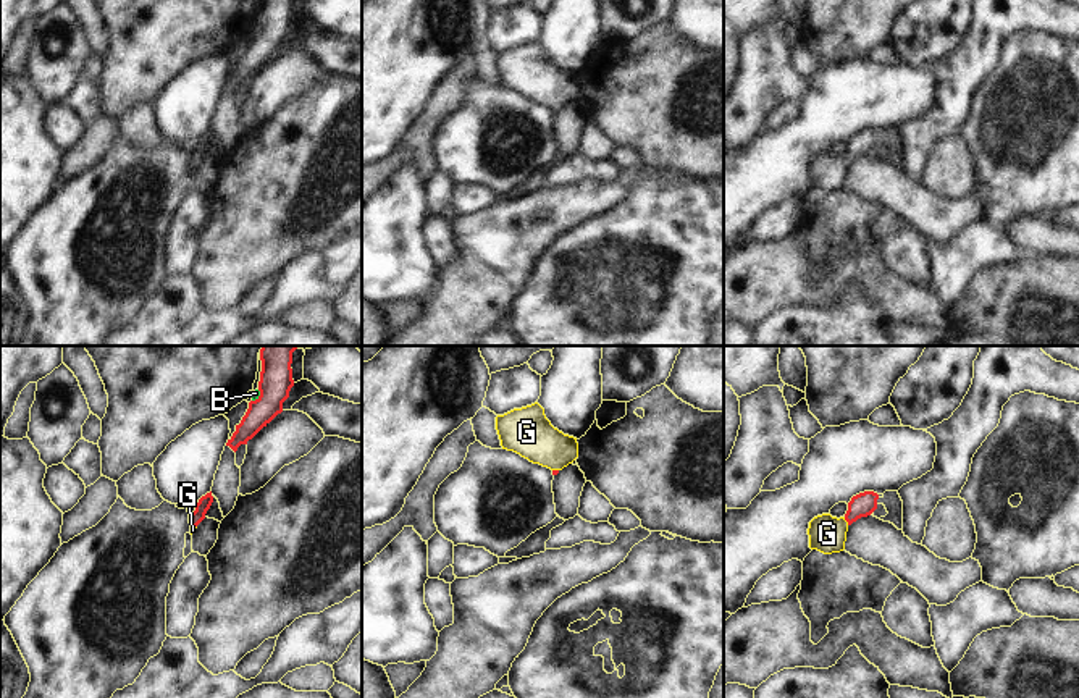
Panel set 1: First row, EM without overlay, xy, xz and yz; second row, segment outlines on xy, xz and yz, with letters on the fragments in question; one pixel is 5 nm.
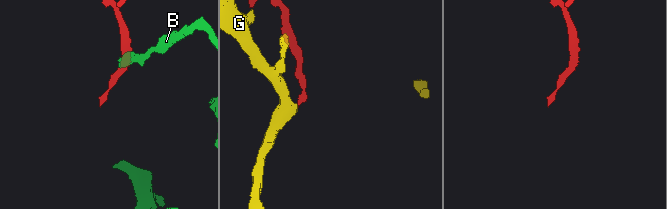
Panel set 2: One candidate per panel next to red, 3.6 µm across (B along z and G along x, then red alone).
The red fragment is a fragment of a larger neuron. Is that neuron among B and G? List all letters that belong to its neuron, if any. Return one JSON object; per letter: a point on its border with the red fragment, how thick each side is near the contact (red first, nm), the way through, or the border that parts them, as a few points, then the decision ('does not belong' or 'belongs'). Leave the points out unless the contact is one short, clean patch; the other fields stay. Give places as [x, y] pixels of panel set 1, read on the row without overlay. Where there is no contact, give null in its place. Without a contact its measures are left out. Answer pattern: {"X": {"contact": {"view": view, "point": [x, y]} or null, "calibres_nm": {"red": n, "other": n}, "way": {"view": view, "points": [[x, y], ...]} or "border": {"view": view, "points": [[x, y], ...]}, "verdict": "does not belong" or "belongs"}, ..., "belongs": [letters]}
{"B": {"contact": {"view": "xy", "point": [259, 34]}, "calibres_nm": {"red": 160, "other": 40}, "border": {"view": "xy", "points": [[259, 28], [252, 39]]}, "verdict": "does not belong"}, "G": {"contact": {"view": "yz", "point": [845, 157]}, "calibres_nm": {"red": 120, "other": 180}, "way": {"view": "yz", "points": [[863, 142], [845, 157], [827, 172]]}, "verdict": "belongs"}, "belongs": ["G"]}

